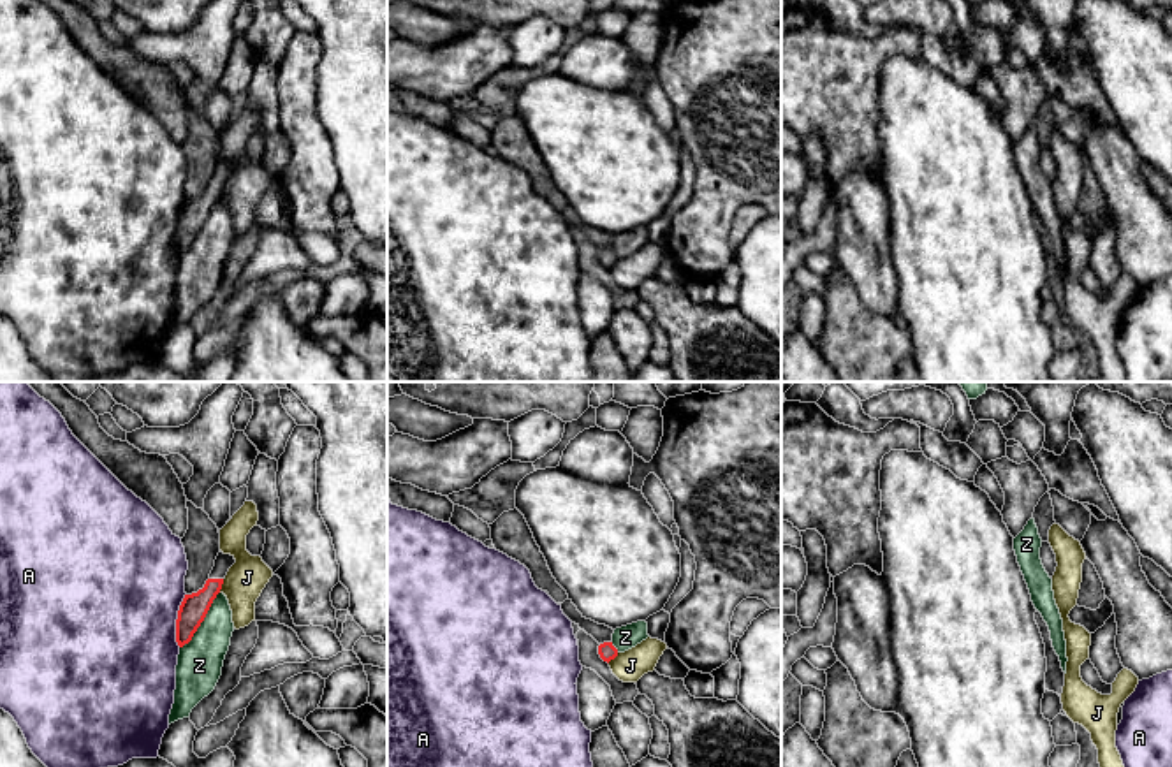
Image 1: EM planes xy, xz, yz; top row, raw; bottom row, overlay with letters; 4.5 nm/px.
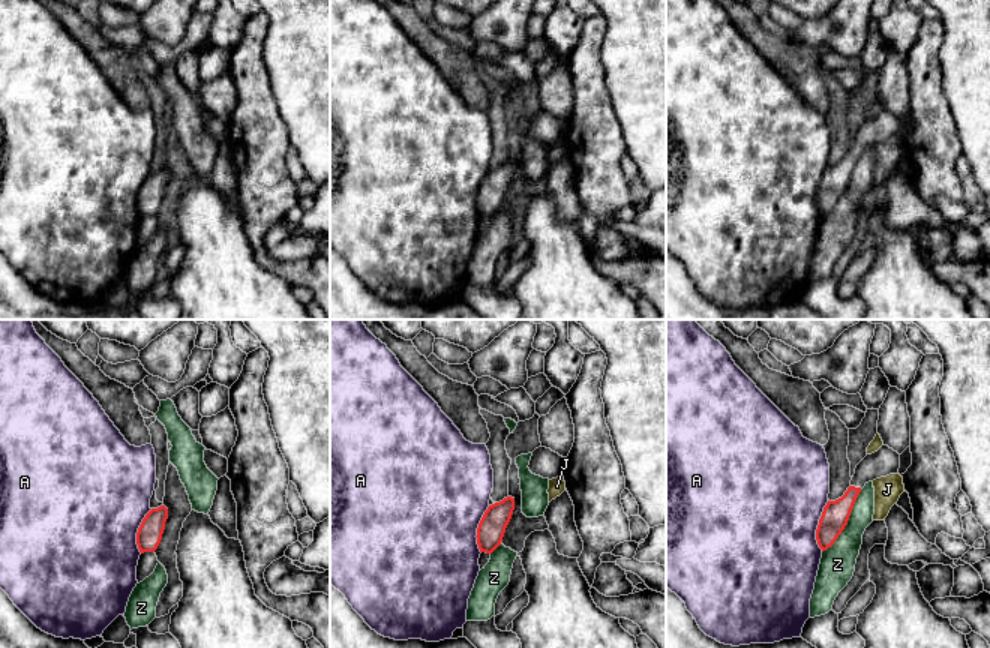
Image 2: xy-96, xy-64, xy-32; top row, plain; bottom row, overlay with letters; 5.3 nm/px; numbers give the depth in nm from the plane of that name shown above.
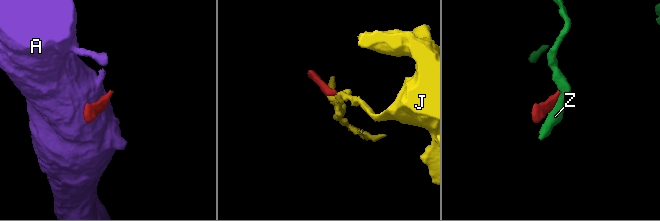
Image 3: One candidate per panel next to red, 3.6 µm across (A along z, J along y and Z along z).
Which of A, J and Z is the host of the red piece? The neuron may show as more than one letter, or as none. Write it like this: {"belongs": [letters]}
{"belongs": []}

